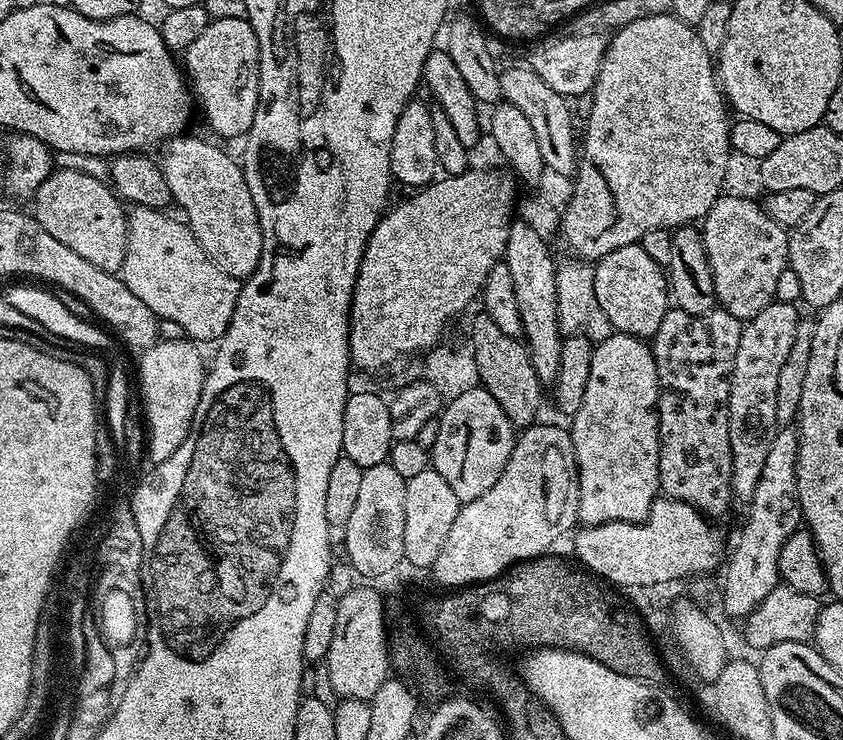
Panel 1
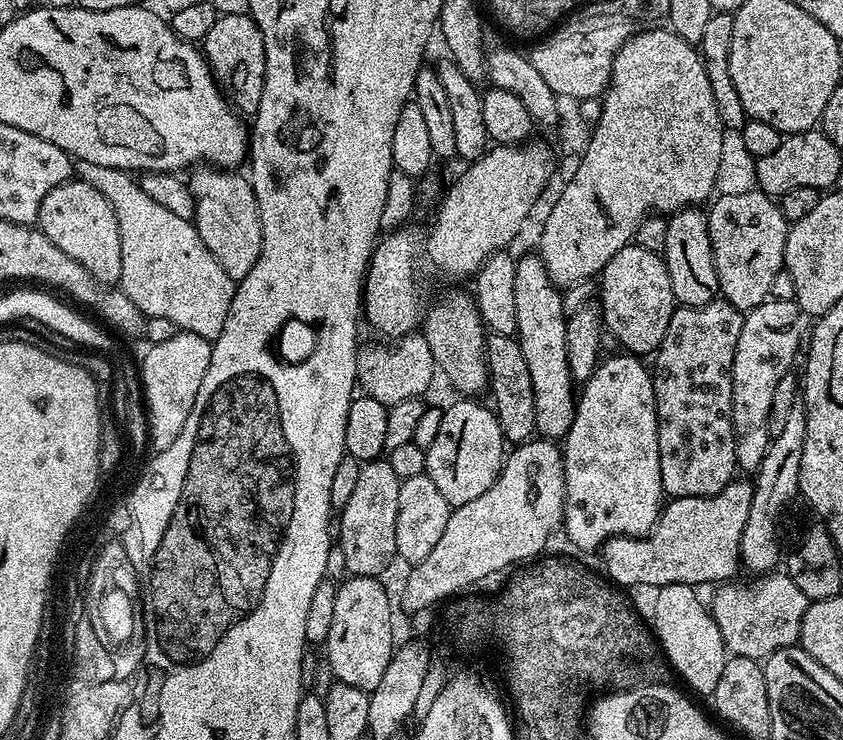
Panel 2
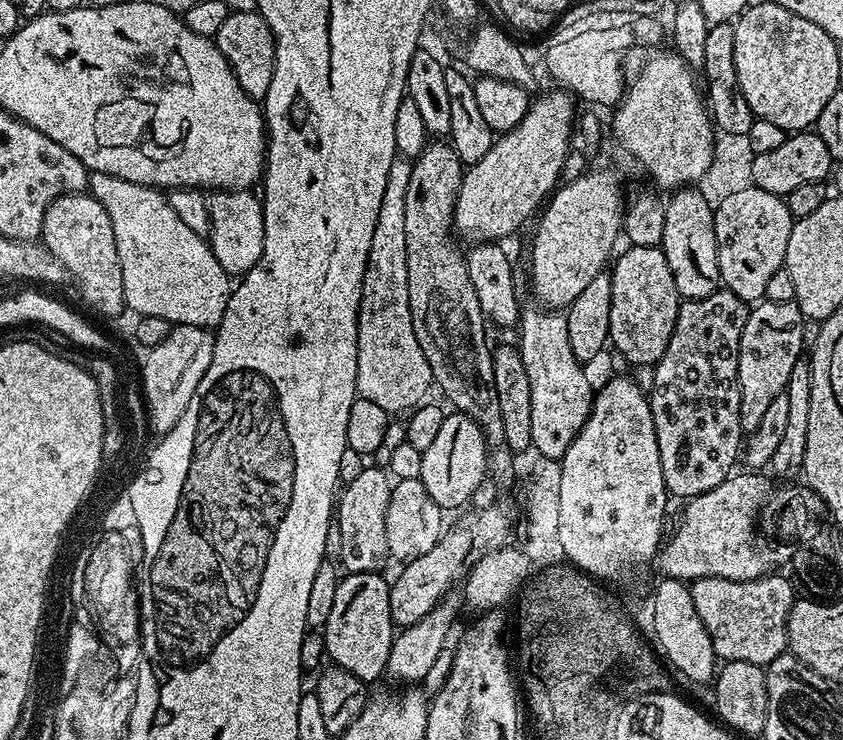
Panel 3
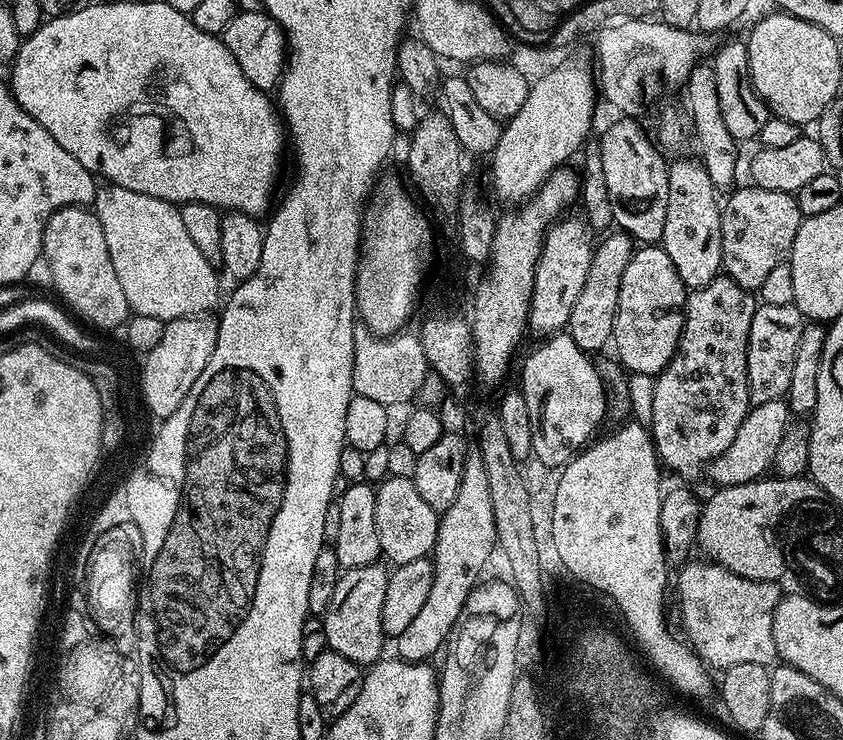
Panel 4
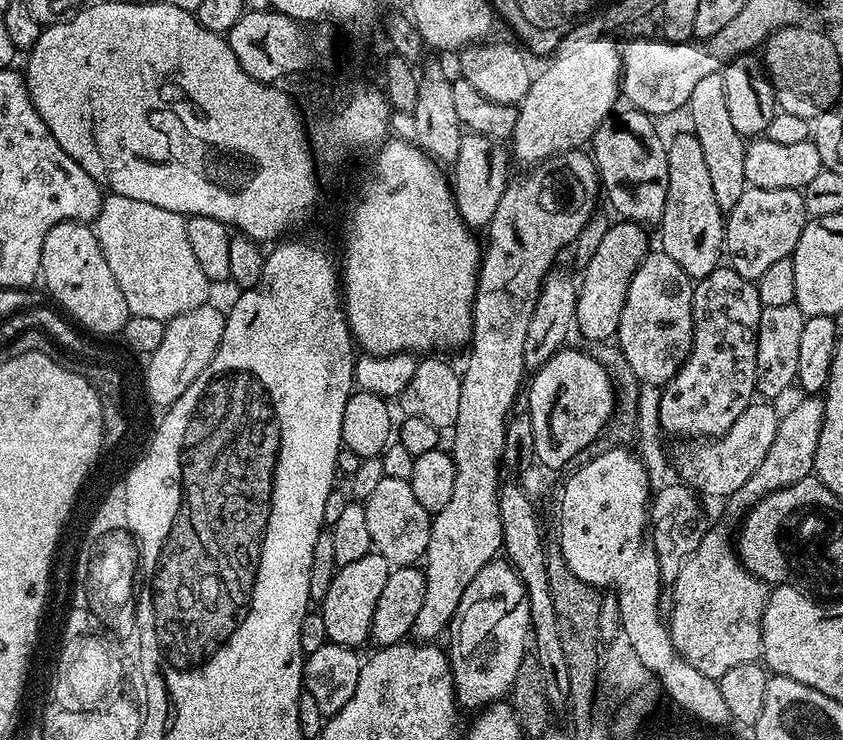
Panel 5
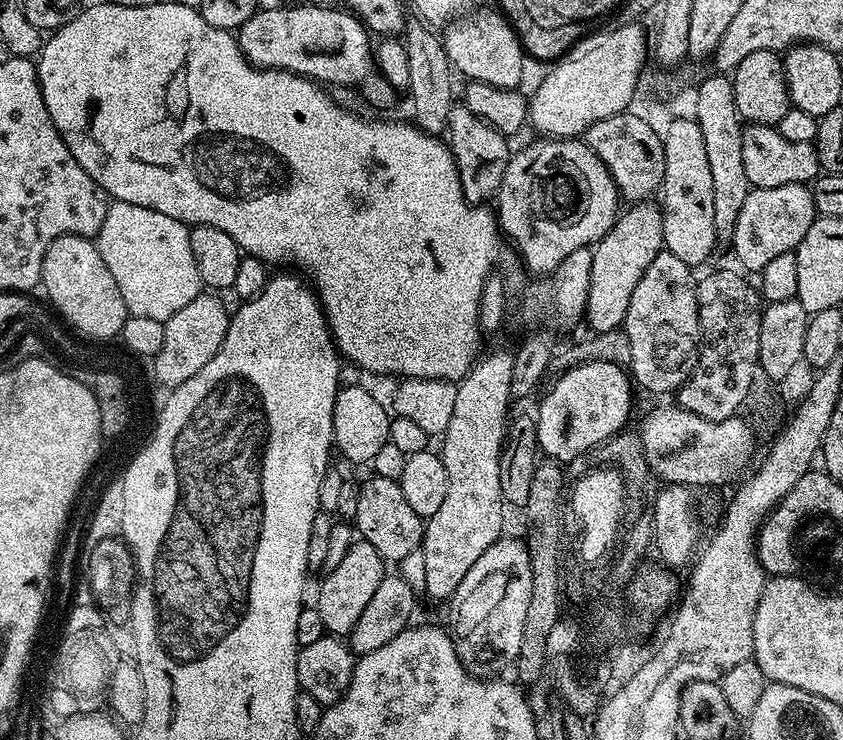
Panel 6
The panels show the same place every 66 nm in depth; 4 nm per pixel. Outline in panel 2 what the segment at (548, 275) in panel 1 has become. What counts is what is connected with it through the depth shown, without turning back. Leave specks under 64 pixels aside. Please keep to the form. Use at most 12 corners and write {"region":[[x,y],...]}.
{"region":[[516,260],[514,310],[536,430],[563,441],[577,393],[561,289]]}

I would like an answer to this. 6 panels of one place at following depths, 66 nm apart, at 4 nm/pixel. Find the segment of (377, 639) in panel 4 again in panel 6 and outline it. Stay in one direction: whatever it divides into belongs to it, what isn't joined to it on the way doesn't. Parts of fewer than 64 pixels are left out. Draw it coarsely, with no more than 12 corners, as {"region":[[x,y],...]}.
{"region":[[357,539],[327,569],[314,607],[325,633],[344,638],[386,575]]}

